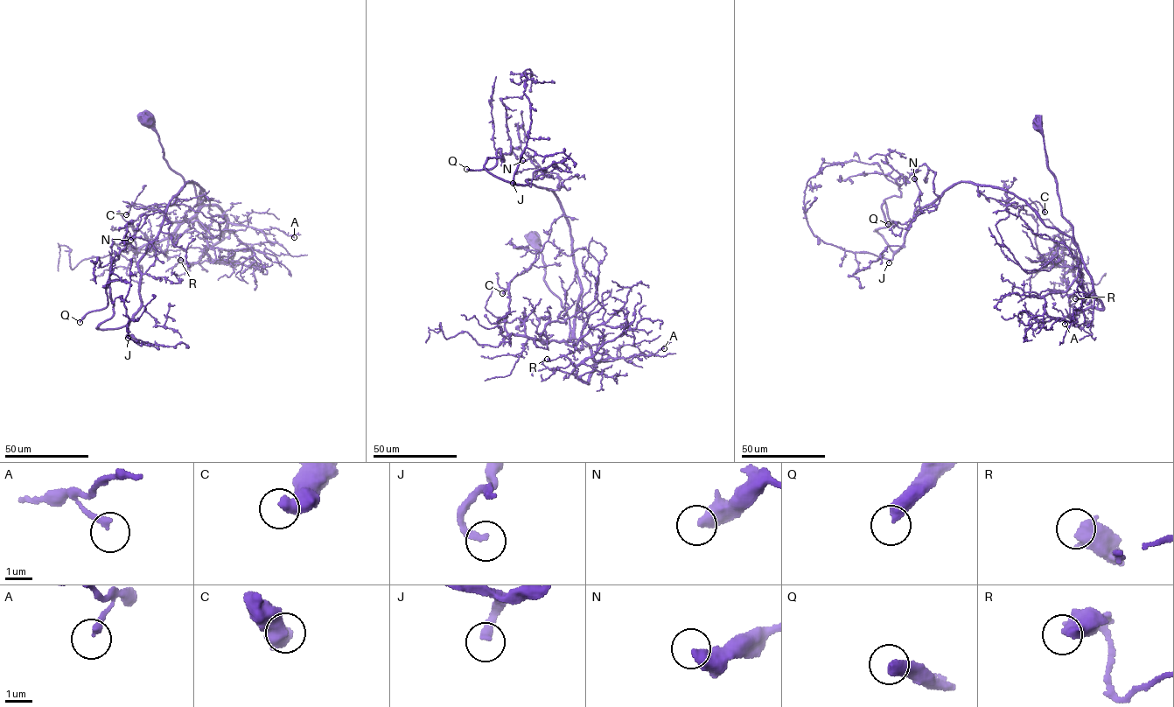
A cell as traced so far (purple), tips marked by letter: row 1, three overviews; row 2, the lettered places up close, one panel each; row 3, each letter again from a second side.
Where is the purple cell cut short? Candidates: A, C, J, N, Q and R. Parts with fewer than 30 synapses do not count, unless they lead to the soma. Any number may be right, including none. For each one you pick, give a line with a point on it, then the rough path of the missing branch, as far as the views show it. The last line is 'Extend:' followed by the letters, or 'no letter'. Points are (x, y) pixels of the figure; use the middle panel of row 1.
J: at (513, 183); missing branch runs (513, 183), (522, 190), (534, 179), (535, 189)
Q: at (466, 169); missing branch runs (466, 169), (426, 184), (422, 153), (431, 139), (420, 89), (429, 72), (438, 72), (436, 80), (421, 81)
Extend: J, Q

